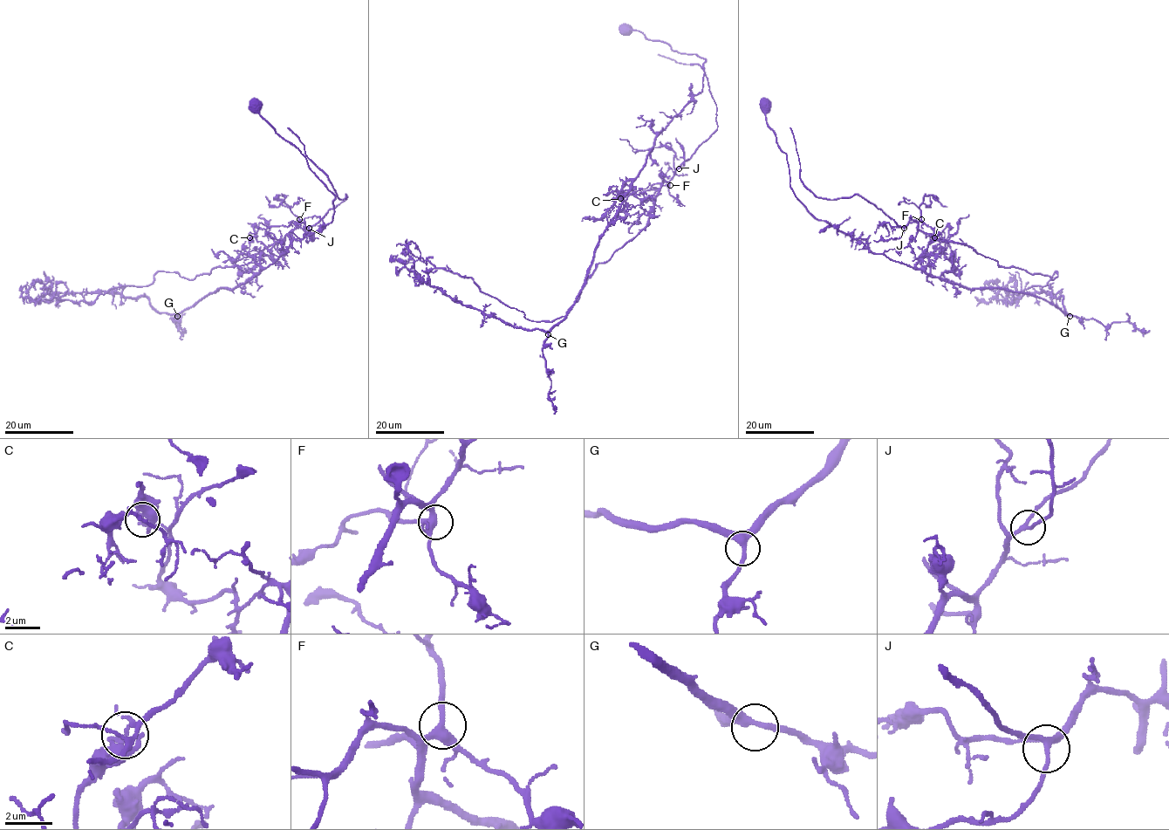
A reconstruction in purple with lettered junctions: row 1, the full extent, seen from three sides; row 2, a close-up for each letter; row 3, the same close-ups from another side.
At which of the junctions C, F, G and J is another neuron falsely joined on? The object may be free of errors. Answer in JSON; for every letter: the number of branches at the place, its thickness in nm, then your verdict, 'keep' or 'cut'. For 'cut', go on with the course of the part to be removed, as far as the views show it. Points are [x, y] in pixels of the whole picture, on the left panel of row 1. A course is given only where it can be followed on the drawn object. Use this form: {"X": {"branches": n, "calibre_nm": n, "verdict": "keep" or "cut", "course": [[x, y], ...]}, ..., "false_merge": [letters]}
{"C": {"branches": 3, "calibre_nm": 190, "verdict": "cut", "course": [[250, 237], [256, 226], [279, 242], [189, 280], [158, 271], [88, 305], [46, 294], [44, 272]]}, "F": {"branches": 3, "calibre_nm": 320, "verdict": "keep"}, "G": {"branches": 3, "calibre_nm": 280, "verdict": "keep"}, "J": {"branches": 3, "calibre_nm": 190, "verdict": "keep"}, "false_merge": ["C"]}

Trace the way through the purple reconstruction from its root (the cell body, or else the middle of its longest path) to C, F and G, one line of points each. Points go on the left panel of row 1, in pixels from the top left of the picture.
C: (253, 106), (300, 151), (335, 200), (330, 222), (295, 238), (266, 267), (249, 254), (250, 237)
F: (253, 106), (335, 196), (330, 222), (295, 238), (261, 268), (260, 256), (270, 255), (299, 219)
G: (253, 106), (335, 196), (332, 220), (295, 238), (246, 283), (221, 288), (177, 316)

